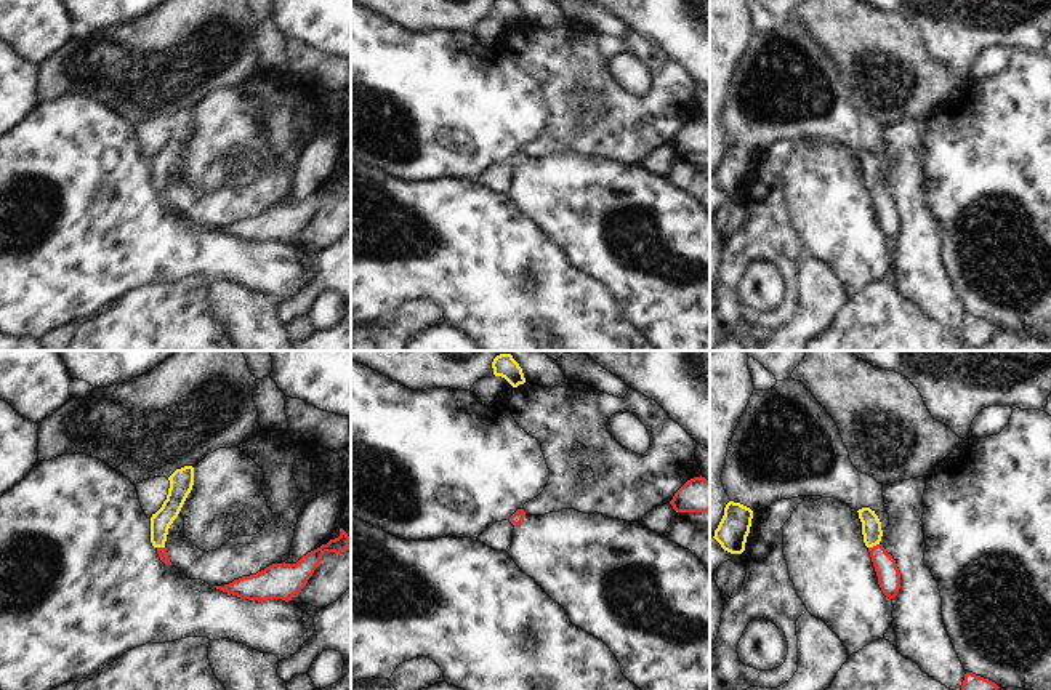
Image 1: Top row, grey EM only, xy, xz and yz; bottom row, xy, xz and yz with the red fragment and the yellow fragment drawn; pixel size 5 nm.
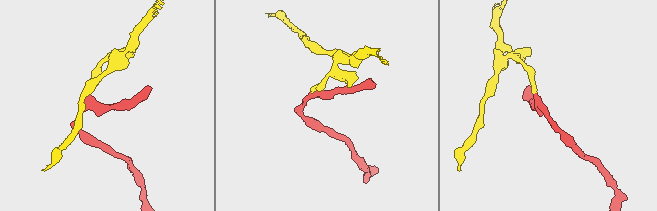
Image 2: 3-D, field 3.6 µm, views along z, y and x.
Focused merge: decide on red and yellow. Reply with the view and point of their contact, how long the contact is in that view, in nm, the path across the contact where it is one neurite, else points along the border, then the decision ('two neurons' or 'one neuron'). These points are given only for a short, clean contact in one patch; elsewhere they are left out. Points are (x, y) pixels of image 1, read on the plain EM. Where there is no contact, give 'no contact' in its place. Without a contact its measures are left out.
contact yz (873, 188); length 60 nm; way yz (888, 215), (873, 188), (872, 173); one neuron

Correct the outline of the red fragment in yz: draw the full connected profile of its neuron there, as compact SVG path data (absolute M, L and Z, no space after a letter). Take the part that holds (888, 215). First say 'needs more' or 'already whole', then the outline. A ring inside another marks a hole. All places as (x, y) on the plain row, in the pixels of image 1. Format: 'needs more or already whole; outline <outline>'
needs more; outline M862 149L857 154L862 163L864 184L868 189L878 226L886 239L894 240L900 231L900 213L892 197L880 184L883 178L881 163L870 149Z

